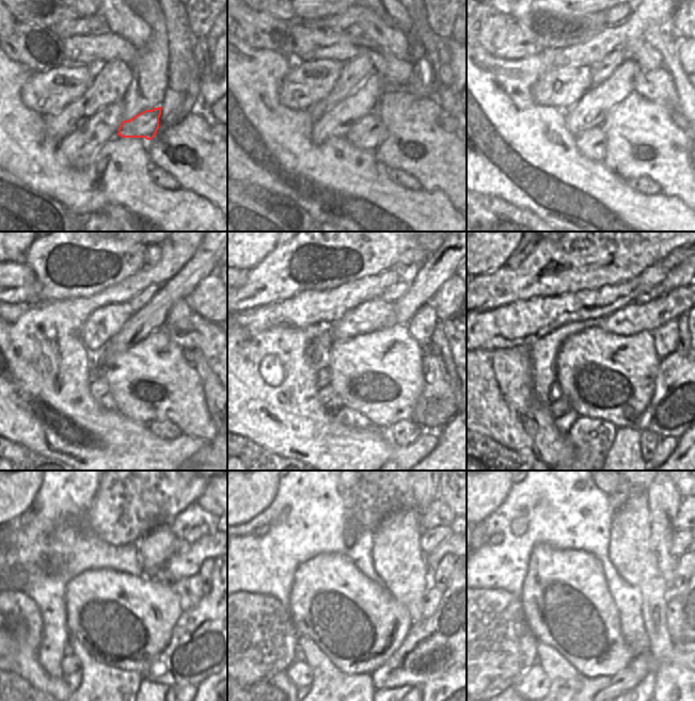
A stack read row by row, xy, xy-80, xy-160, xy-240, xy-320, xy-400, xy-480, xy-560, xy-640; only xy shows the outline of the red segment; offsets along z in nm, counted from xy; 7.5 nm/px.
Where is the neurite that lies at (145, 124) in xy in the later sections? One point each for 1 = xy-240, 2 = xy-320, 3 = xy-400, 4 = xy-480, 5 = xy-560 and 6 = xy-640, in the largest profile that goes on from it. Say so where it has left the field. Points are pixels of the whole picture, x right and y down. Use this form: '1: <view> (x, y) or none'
1: xy-240 (99, 389)
2: xy-320 (330, 400)
3: xy-400 (561, 405)
4: xy-480 (69, 664)
5: xy-560 (300, 674)
6: xy-640 (533, 684)

